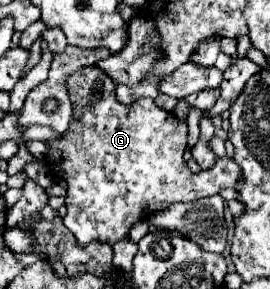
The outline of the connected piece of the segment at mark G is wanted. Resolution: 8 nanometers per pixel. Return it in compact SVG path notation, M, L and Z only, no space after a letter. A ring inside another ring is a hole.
M86 66L74 72L66 80L66 88L72 102L72 120L68 130L60 138L46 142L48 146L46 162L50 166L50 172L54 172L56 176L64 174L68 190L66 196L68 214L64 216L64 226L76 236L78 244L86 246L94 240L114 244L128 236L136 220L146 218L146 208L168 208L170 204L176 202L192 202L204 196L218 194L220 188L226 186L234 188L242 180L238 164L230 158L220 158L210 170L200 170L196 174L190 172L182 158L188 140L188 126L174 114L158 108L152 98L138 98L130 106L120 104L116 100L116 84L98 66ZM114 222L120 222L118 224L118 228L122 228L122 232L118 232L120 236L112 234Z

